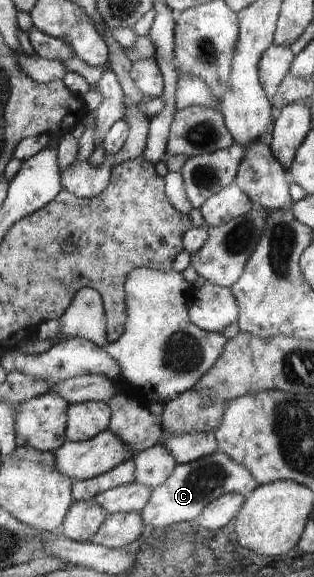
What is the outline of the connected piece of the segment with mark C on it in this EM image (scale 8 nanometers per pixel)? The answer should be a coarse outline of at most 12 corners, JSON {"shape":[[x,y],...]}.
{"shape":[[218,450],[176,467],[153,489],[141,516],[165,530],[204,508],[259,486]]}

